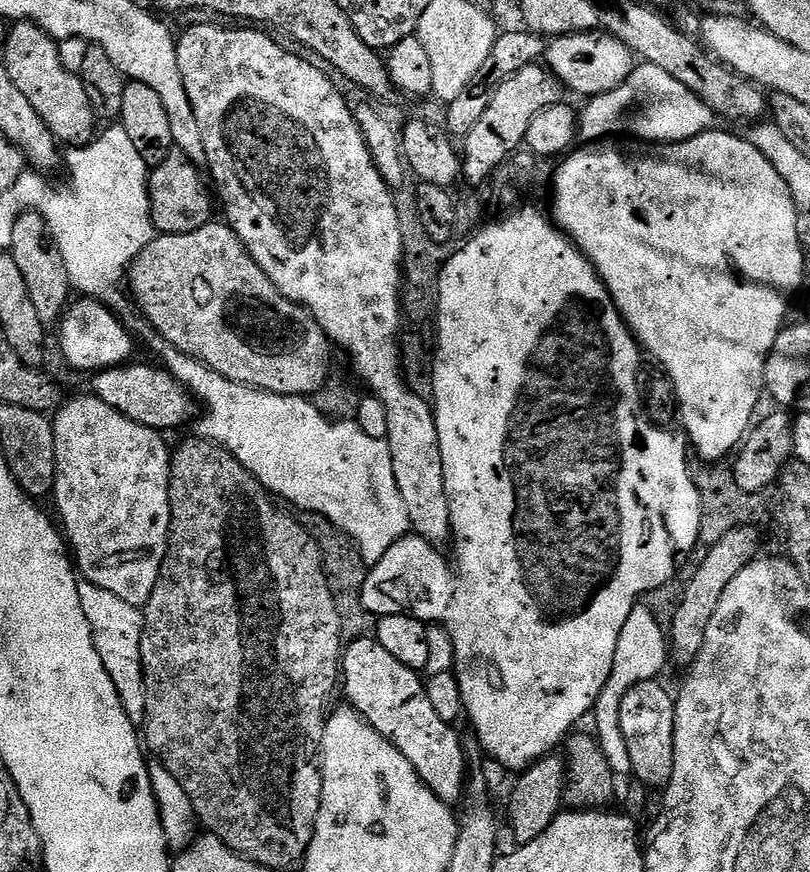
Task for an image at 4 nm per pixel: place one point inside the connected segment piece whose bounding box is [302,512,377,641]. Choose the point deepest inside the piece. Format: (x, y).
(345, 569)

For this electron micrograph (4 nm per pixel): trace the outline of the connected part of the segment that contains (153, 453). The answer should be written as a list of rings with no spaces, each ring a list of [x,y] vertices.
[[[91,394],[65,399],[54,413],[52,429],[56,451],[54,501],[64,519],[63,531],[74,553],[79,575],[102,590],[110,590],[110,594],[118,594],[122,602],[143,609],[150,594],[154,594],[168,549],[168,531],[172,525],[170,447],[157,429],[126,418],[114,410],[114,406],[108,406]]]

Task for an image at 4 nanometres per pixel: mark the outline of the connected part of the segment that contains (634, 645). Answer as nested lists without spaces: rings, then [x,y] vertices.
[[[637,606],[632,609],[630,618],[626,618],[626,626],[622,626],[622,634],[618,638],[618,650],[614,650],[614,666],[610,670],[610,678],[596,699],[594,717],[596,716],[596,729],[594,735],[600,742],[600,749],[606,754],[606,762],[610,762],[612,771],[617,777],[631,777],[632,766],[630,753],[627,749],[626,738],[622,734],[621,707],[626,692],[631,687],[647,680],[656,680],[663,670],[664,663],[670,660],[670,641],[666,635],[665,625],[654,618],[647,606]]]

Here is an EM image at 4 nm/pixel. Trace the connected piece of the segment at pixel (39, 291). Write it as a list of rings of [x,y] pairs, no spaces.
[[[24,210],[16,217],[10,253],[23,275],[31,301],[34,302],[42,322],[45,326],[59,325],[60,317],[70,304],[68,295],[73,295],[74,289],[68,277],[66,262],[58,250],[56,240],[52,237],[52,228],[46,222],[46,218],[42,218],[42,214]]]

